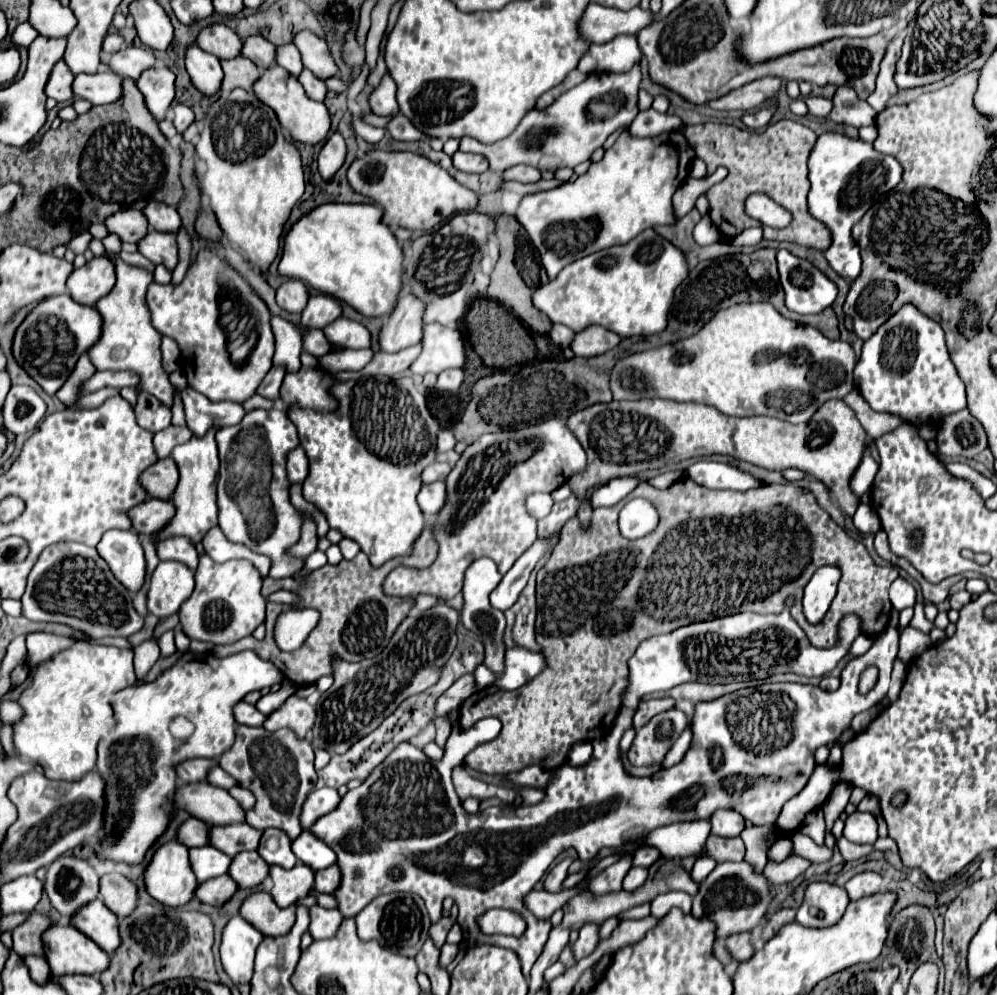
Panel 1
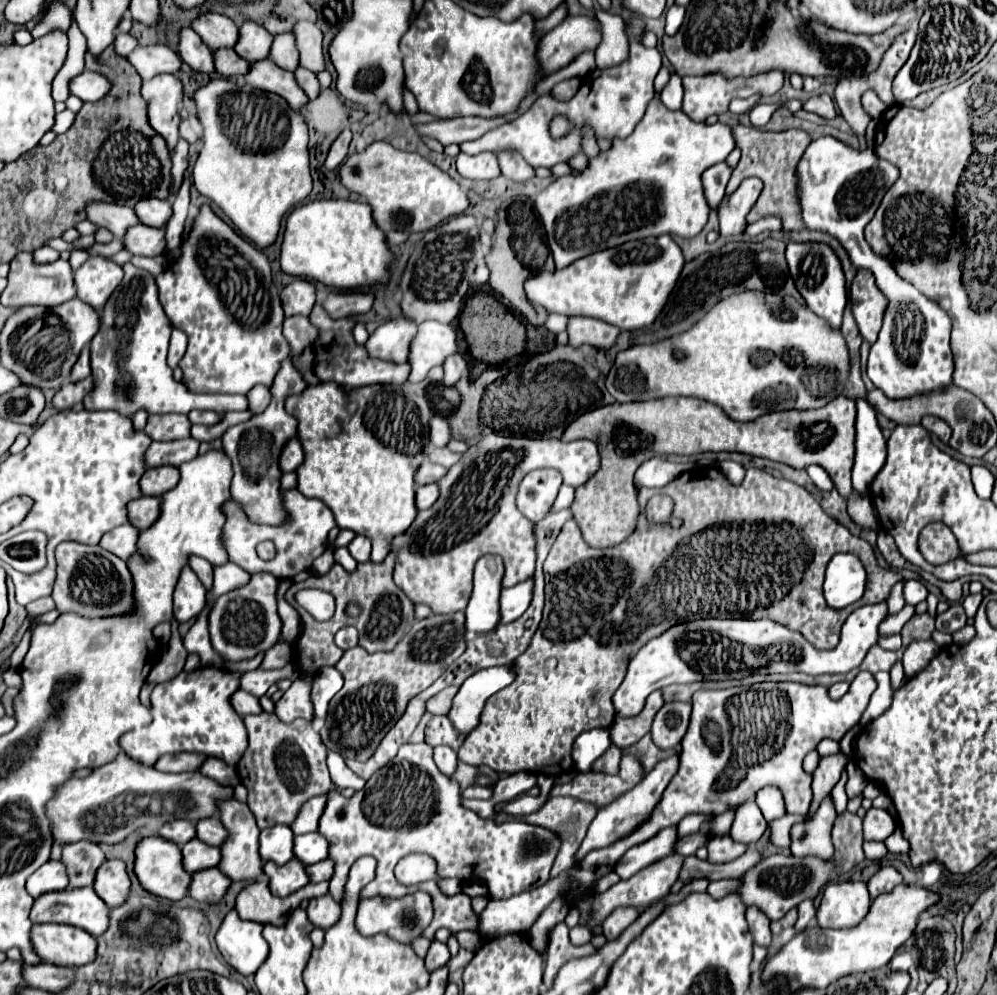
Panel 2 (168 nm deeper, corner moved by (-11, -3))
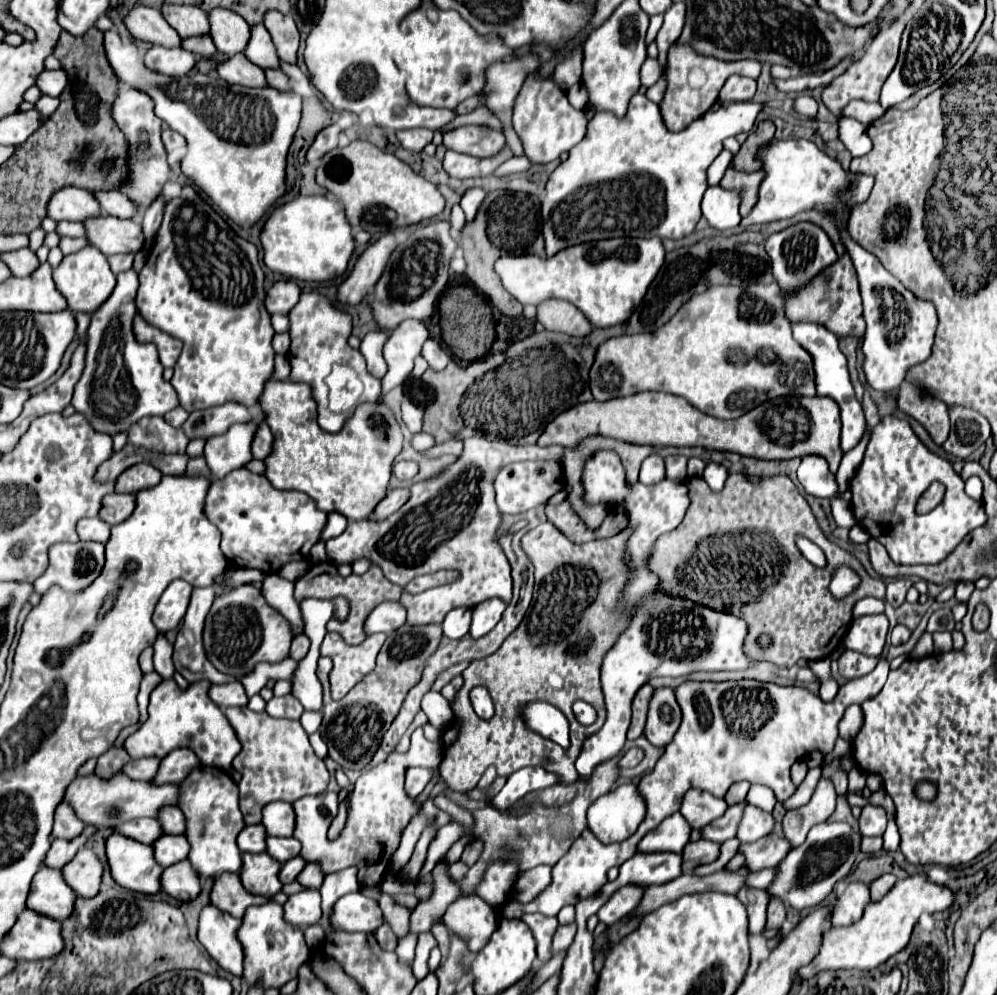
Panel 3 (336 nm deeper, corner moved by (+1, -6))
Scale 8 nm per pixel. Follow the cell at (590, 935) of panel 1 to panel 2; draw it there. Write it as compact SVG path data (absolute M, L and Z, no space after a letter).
M618 907L618 909L614 909L614 911L606 917L606 921L602 923L602 931L604 931L606 939L608 939L608 941L616 939L630 923L636 921L638 915L640 915L640 909L638 909L638 907Z

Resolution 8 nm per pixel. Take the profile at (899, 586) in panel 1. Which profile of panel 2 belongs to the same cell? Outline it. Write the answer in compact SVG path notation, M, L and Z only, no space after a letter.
M906 581L904 585L904 599L908 605L918 605L928 595L928 589L922 581Z

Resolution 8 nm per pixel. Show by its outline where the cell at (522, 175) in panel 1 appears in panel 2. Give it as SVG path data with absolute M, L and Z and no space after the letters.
M500 151L496 153L502 175L506 175L508 179L514 181L528 181L534 177L534 169L522 159L522 155L514 153L514 151Z

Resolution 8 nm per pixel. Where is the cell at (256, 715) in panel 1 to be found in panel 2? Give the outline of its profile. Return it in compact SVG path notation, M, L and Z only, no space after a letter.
M244 689L234 691L234 695L230 697L230 703L232 703L232 707L236 709L236 713L242 715L242 717L244 717L244 715L250 715L250 713L260 713L260 711L262 711L260 701L258 701L254 695L246 693Z

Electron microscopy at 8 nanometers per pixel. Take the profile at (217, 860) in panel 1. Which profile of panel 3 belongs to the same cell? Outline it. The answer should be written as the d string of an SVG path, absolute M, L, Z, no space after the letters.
M164 834L154 846L154 858L162 868L168 868L172 864L178 864L188 858L190 844L184 836L168 836Z

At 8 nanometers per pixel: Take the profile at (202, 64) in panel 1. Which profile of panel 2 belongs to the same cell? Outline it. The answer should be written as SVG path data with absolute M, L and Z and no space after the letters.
M182 27L180 29L180 41L178 41L178 53L196 71L204 73L214 73L214 59L212 51L206 47L206 43L198 37L192 27Z

